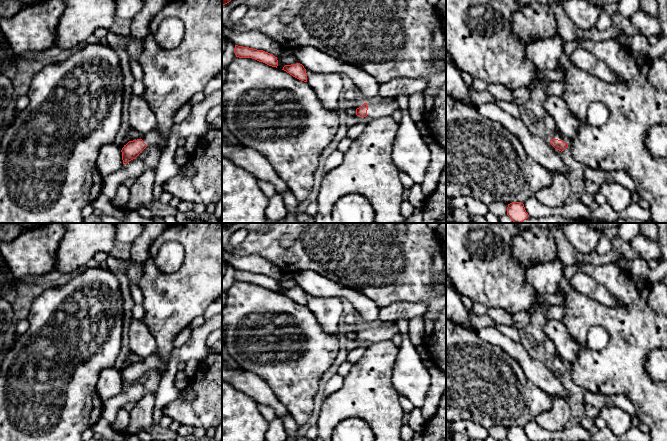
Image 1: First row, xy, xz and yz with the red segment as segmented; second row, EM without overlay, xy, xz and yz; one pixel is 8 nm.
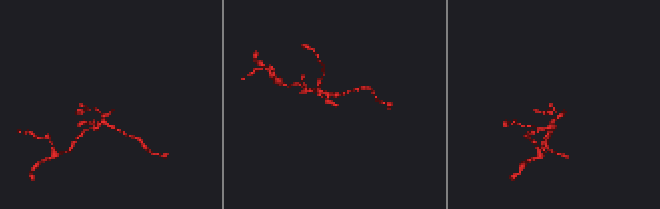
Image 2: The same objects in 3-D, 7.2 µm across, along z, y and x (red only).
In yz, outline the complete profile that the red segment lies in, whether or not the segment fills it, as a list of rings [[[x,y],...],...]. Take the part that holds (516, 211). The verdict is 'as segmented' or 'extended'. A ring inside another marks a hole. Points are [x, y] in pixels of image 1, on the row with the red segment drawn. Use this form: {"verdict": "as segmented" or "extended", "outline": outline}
{"verdict": "as segmented", "outline": [[[512,202],[508,204],[507,215],[514,223],[521,223],[529,217],[524,204],[521,202]]]}

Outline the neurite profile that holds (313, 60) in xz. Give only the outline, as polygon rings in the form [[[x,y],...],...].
[[[302,46],[294,49],[294,56],[304,68],[312,73],[326,74],[335,71],[350,77],[360,96],[366,102],[378,95],[379,83],[361,68],[342,62],[312,46]]]

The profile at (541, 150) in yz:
[[[494,102],[476,106],[476,109],[482,117],[501,123],[514,134],[526,153],[537,163],[550,172],[560,172],[566,176],[569,174],[568,168],[550,141],[533,135],[520,118],[513,117]]]

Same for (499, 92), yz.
[[[488,84],[487,91],[493,96],[495,100],[514,102],[512,91],[502,84]]]

